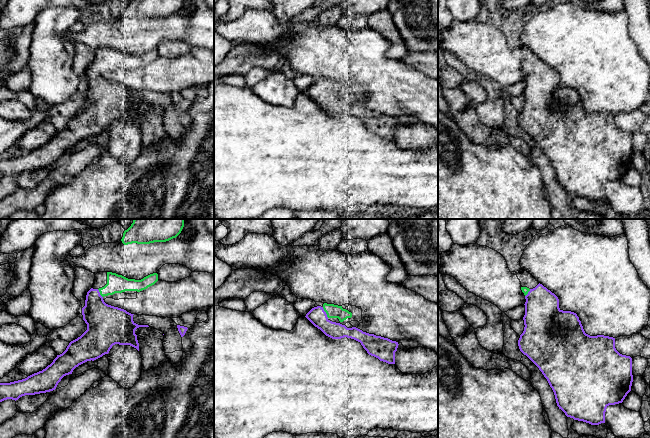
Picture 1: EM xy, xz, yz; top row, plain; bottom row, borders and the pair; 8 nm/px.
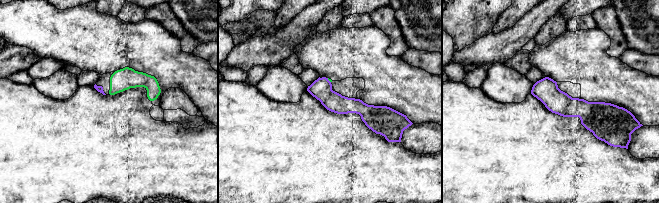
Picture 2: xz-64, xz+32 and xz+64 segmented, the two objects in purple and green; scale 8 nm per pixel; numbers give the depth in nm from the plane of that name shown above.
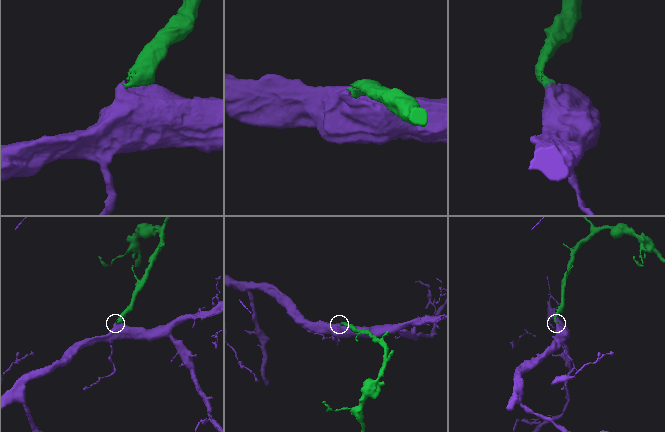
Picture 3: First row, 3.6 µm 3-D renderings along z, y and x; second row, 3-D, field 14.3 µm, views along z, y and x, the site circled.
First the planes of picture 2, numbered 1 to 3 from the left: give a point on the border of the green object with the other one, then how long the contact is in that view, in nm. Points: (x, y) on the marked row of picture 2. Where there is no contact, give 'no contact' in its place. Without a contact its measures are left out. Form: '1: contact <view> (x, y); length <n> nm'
1: no contact
2: contact xz+32 (328, 80); length 50 nm
3: no contact

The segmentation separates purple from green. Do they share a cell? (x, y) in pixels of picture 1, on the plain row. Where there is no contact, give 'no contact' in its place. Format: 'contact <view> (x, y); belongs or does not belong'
contact xz (325, 88); belongs

